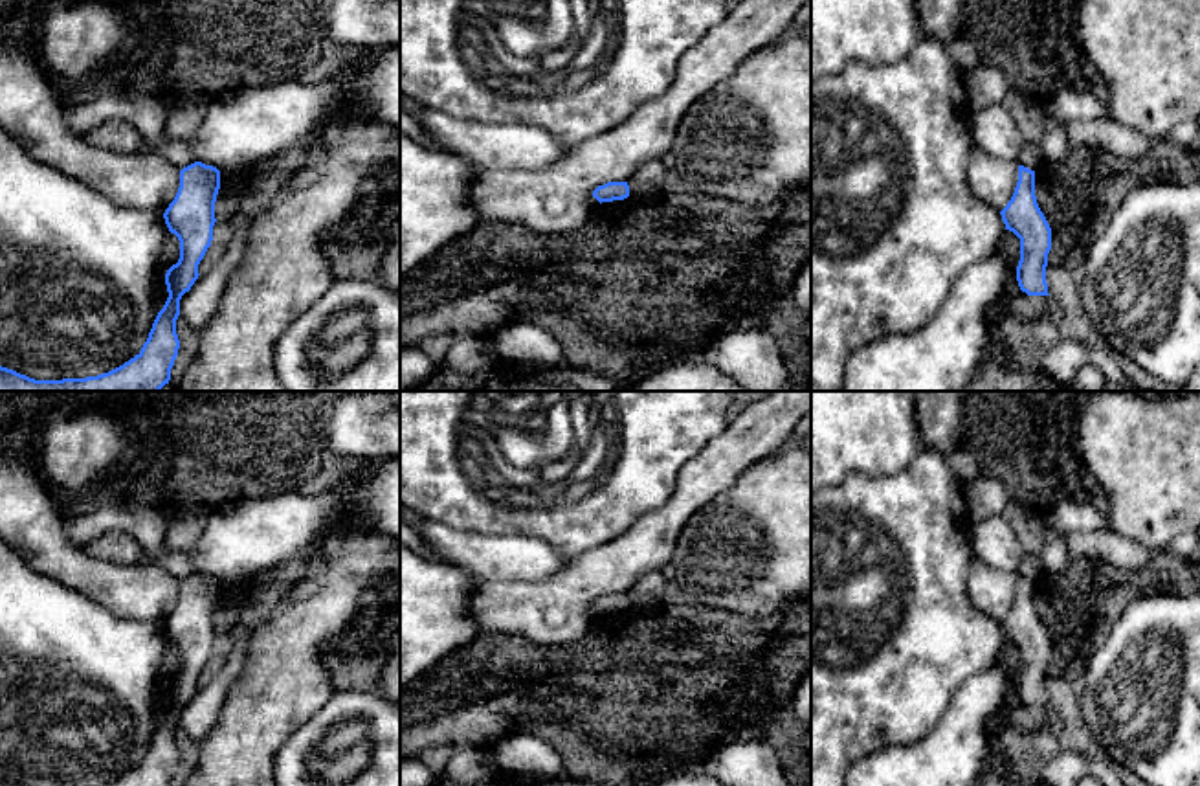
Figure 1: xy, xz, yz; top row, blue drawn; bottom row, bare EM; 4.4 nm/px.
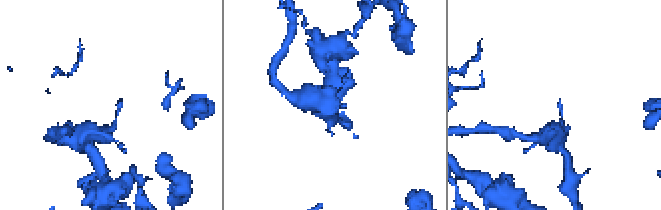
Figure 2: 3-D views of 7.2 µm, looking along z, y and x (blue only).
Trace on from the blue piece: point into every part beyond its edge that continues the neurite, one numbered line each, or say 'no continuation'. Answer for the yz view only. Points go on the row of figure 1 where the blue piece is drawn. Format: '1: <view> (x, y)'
no continuation

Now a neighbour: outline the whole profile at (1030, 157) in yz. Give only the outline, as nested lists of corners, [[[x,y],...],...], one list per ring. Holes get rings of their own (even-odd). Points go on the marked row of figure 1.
[[[1024,141],[1017,163],[1024,165],[1024,167],[1028,167],[1031,171],[1037,171],[1042,165],[1040,143],[1037,143],[1037,141]]]

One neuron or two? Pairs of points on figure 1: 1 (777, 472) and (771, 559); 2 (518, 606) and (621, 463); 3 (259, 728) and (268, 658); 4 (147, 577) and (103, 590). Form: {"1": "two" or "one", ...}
{"1": "one", "2": "two", "3": "one", "4": "one"}

